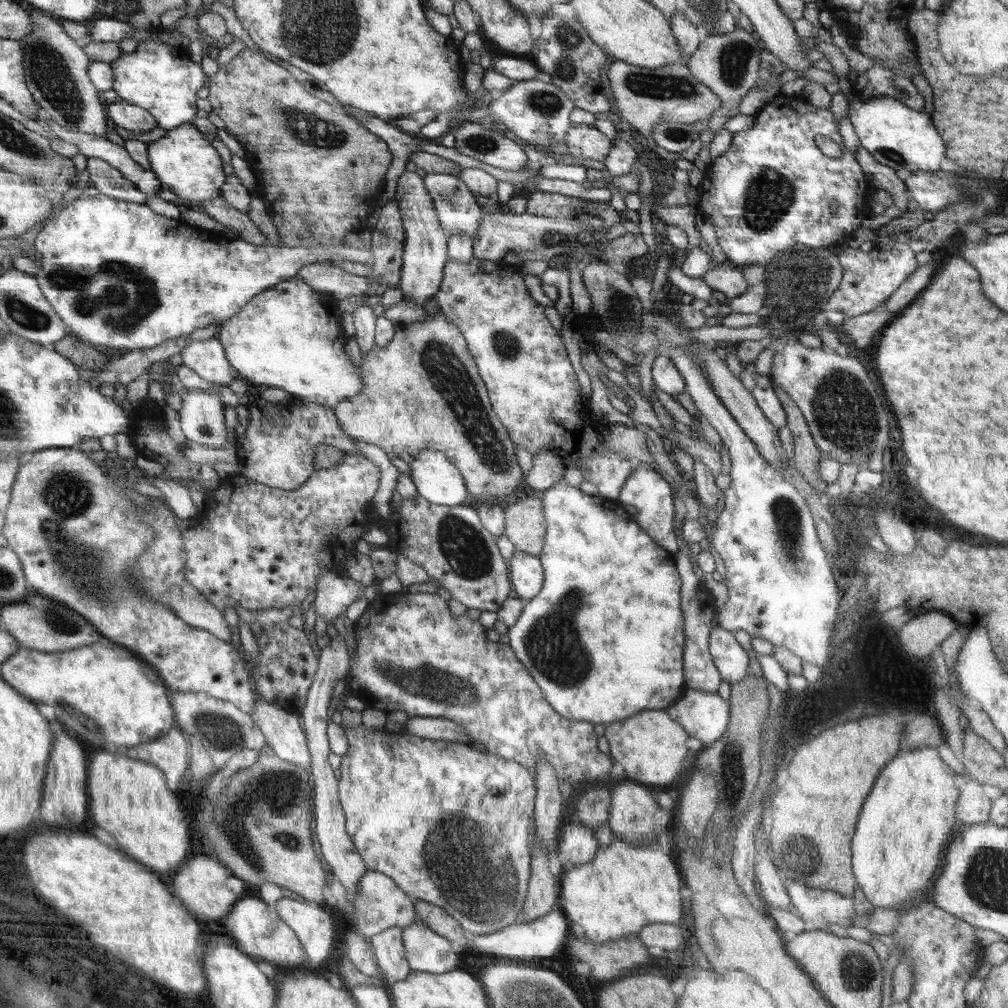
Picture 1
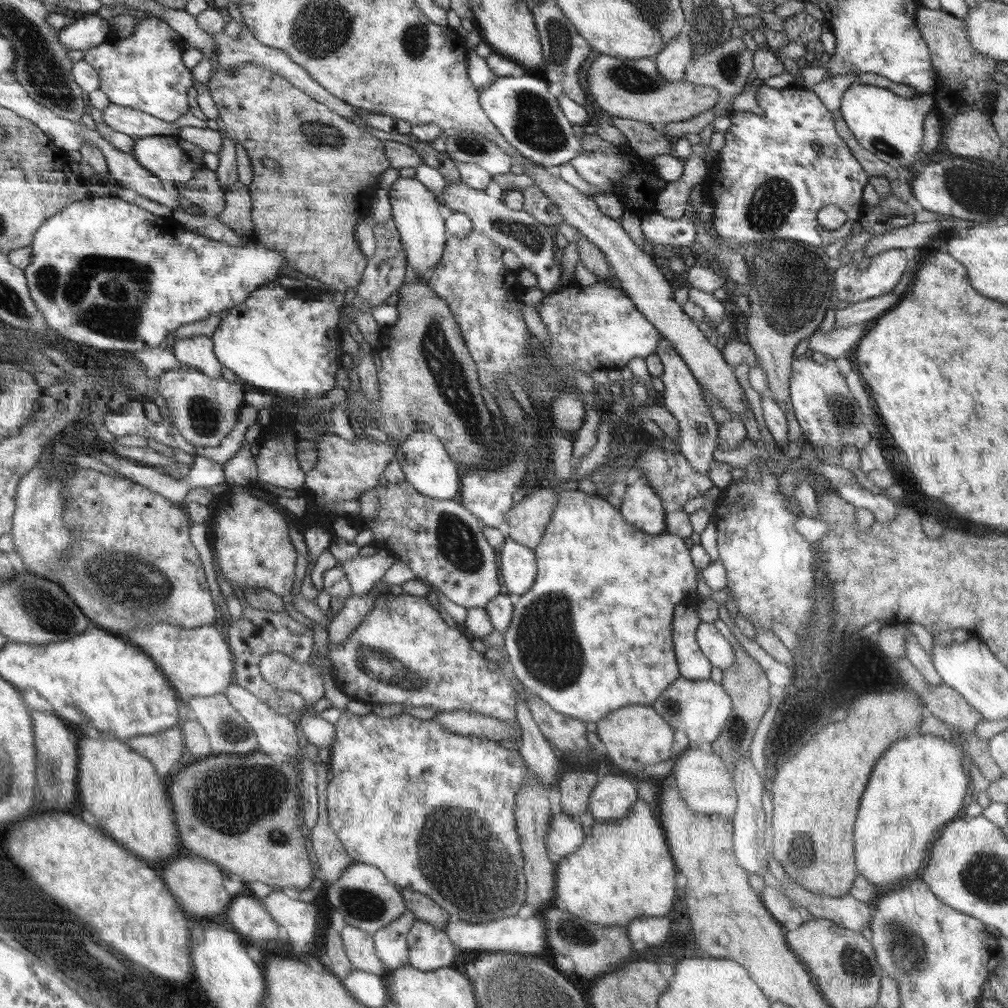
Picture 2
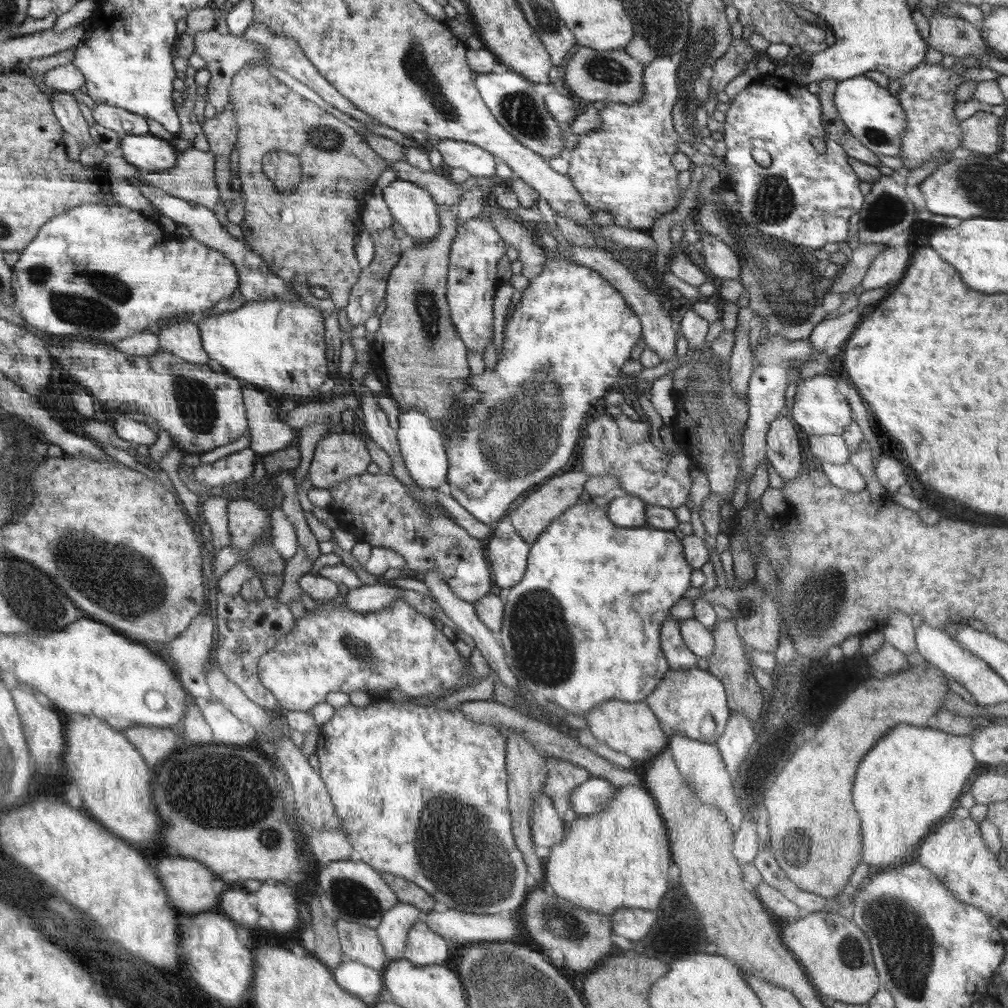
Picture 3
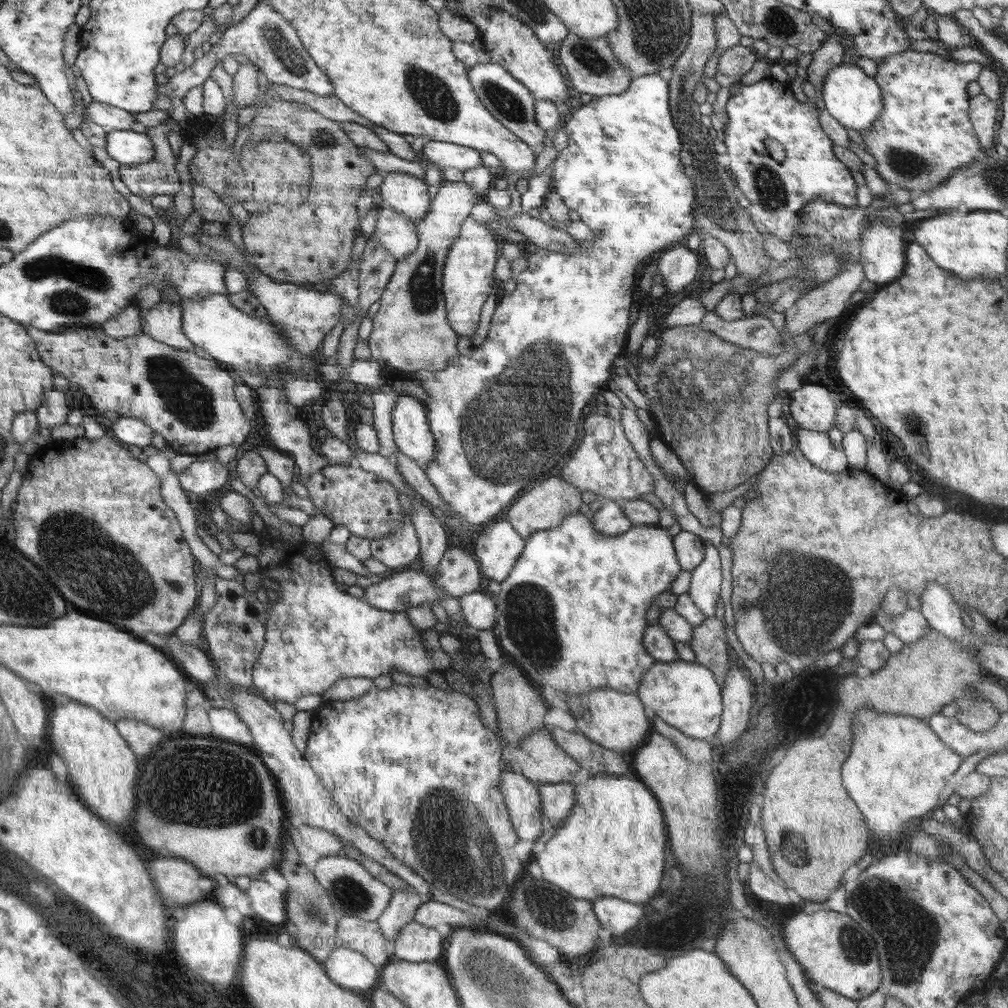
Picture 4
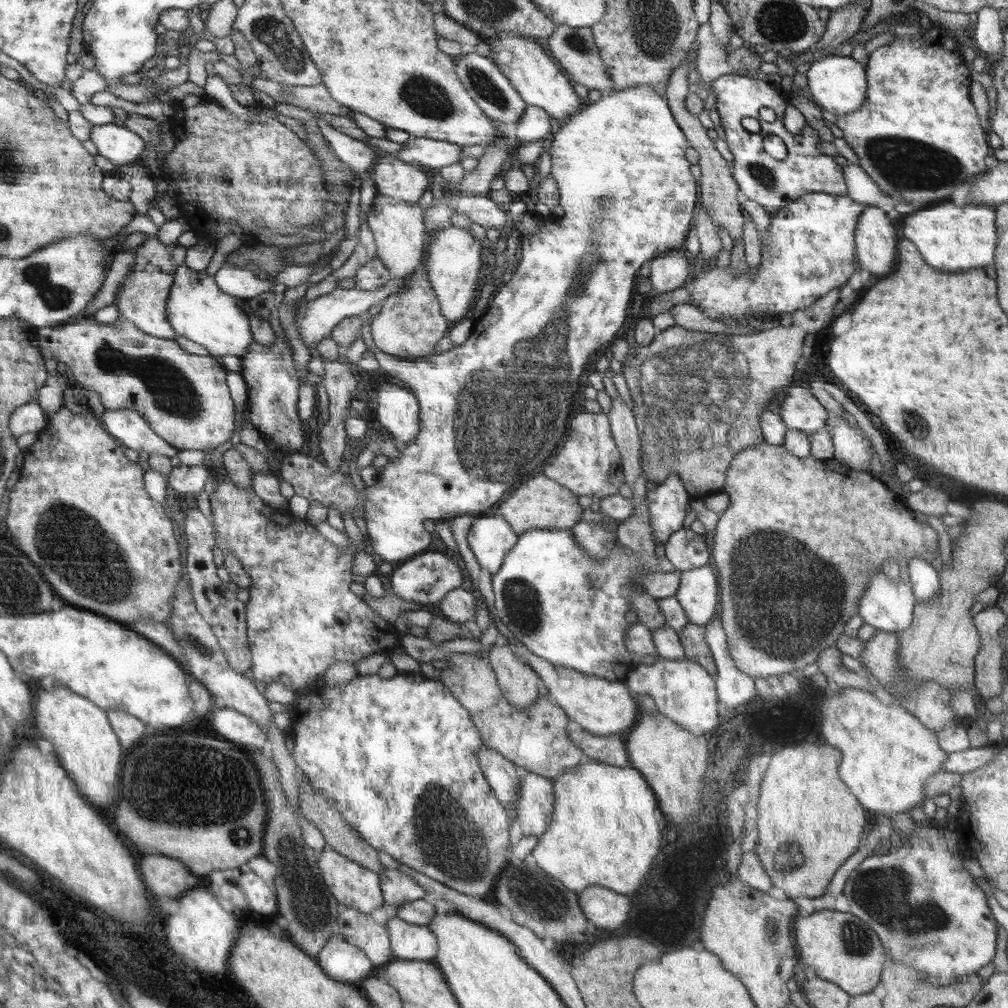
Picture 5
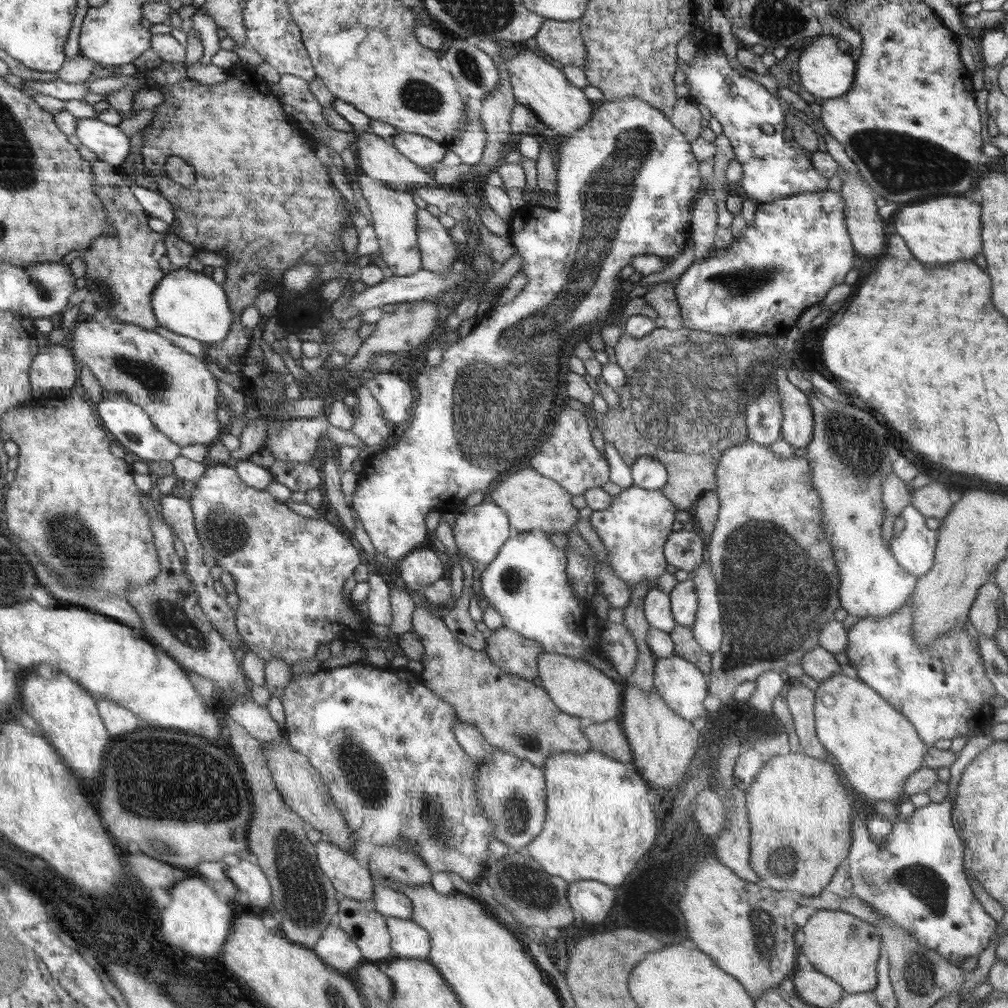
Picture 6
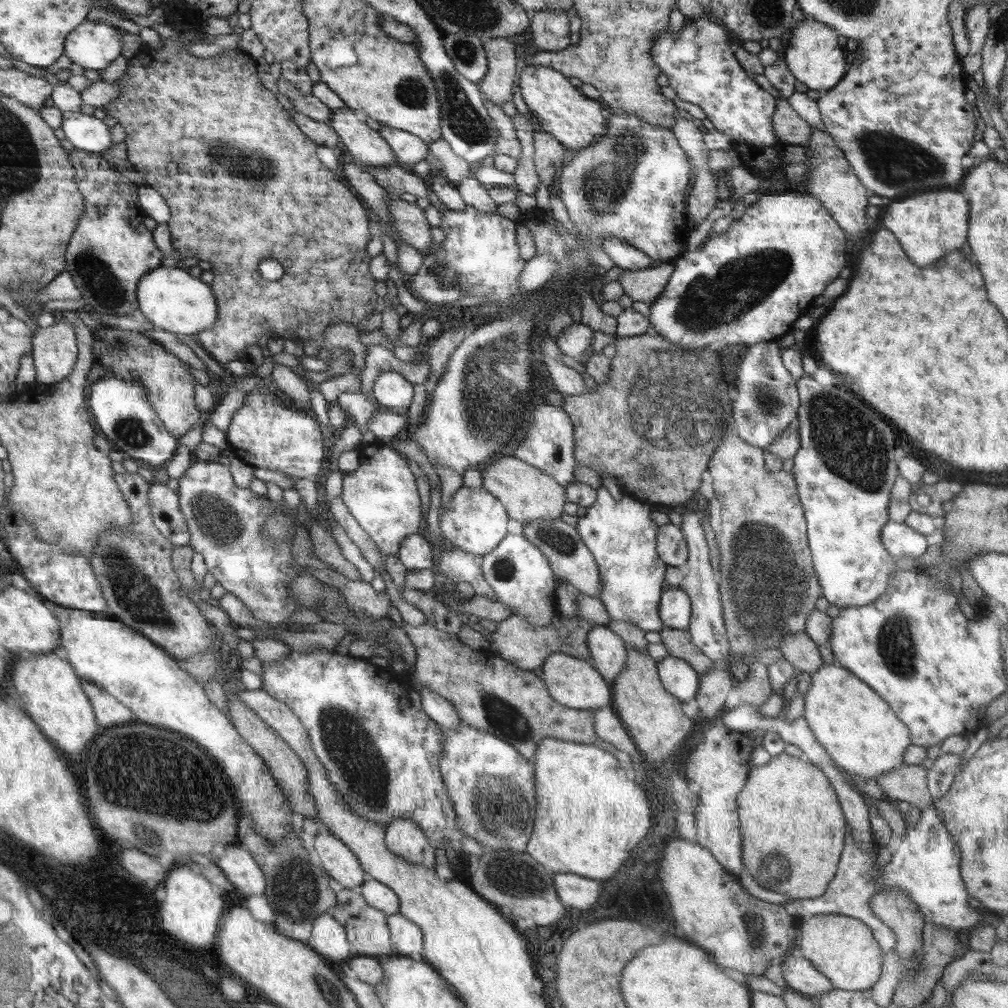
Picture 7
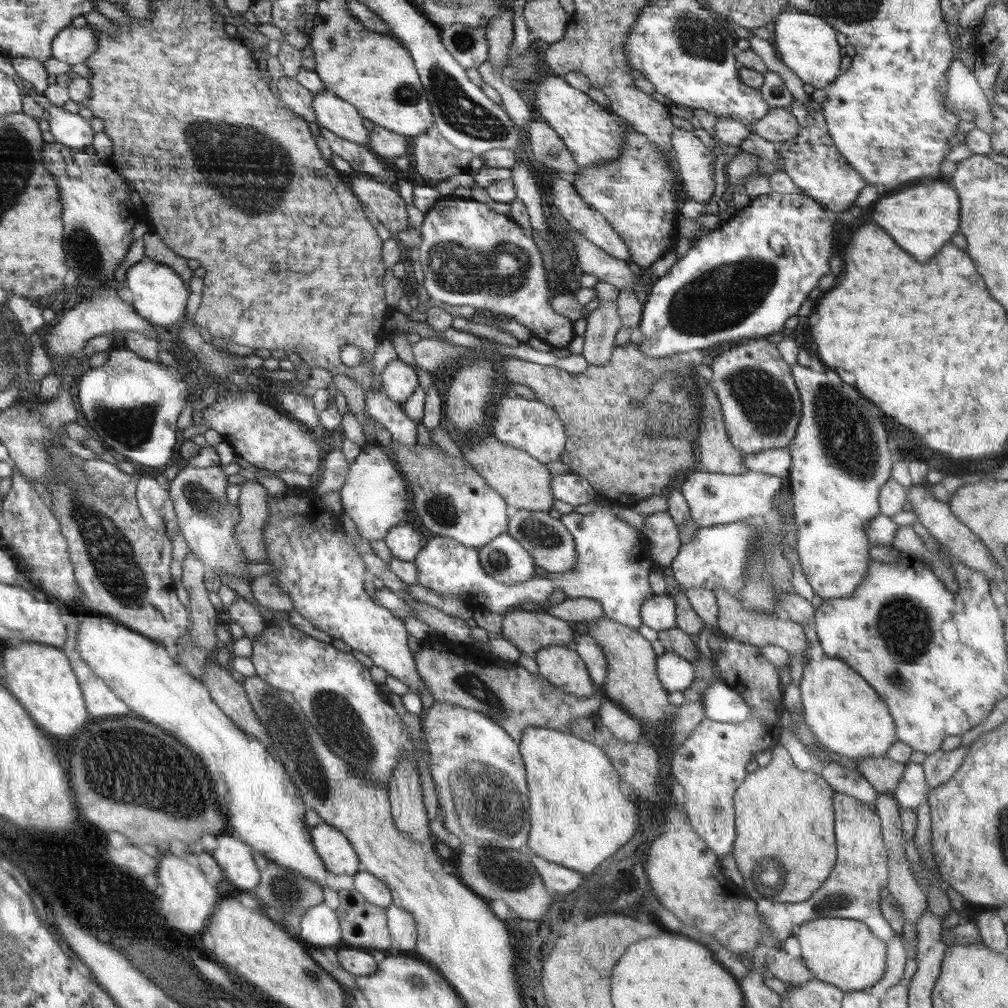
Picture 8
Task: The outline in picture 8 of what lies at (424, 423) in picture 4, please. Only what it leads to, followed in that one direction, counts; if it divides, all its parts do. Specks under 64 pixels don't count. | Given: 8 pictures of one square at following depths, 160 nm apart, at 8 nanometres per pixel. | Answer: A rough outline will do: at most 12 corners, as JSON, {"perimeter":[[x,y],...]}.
{"perimeter":[[396,359],[380,374],[382,391],[406,402],[418,386],[414,368]]}

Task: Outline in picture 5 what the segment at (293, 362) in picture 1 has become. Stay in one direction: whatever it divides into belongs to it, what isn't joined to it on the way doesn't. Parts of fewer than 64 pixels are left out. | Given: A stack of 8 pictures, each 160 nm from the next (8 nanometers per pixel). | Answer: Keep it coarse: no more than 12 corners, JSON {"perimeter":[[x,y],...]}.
{"perimeter":[[176,266],[166,317],[210,356],[244,356],[247,299]]}

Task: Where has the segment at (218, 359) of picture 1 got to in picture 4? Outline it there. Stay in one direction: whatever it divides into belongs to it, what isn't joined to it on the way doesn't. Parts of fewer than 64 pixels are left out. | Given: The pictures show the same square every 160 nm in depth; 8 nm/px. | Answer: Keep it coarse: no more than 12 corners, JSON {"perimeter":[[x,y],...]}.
{"perimeter":[[161,299],[141,310],[140,327],[172,348],[194,353],[182,333],[180,304]]}

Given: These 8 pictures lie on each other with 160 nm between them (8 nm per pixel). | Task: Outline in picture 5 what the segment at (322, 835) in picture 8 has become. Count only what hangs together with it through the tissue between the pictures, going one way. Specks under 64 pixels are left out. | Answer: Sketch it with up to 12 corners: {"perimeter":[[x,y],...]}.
{"perimeter":[[330,846],[317,864],[341,903],[370,915],[384,906],[377,872]]}

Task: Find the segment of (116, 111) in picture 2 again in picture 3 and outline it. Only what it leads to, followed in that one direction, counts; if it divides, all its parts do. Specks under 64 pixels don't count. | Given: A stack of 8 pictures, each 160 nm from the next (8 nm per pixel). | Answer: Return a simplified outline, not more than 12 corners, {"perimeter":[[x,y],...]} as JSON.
{"perimeter":[[106,103],[92,115],[122,135],[150,133],[145,117]]}

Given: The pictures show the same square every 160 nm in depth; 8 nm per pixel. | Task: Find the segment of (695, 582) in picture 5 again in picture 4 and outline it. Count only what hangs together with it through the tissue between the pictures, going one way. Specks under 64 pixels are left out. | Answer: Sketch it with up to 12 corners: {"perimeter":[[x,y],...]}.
{"perimeter":[[706,541],[687,594],[706,619],[720,609],[719,549]]}

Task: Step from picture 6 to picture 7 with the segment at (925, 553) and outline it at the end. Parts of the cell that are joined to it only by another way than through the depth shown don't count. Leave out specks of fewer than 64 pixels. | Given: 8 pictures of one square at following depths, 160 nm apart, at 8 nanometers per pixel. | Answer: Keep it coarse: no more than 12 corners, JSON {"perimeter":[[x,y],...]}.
{"perimeter":[[888,521],[881,530],[885,549],[896,559],[921,560],[923,534],[905,522]]}

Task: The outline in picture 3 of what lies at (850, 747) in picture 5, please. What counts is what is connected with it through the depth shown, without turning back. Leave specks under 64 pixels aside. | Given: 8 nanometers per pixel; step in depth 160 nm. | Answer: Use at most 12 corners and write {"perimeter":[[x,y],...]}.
{"perimeter":[[897,724],[859,760],[864,864],[912,862],[972,737]]}

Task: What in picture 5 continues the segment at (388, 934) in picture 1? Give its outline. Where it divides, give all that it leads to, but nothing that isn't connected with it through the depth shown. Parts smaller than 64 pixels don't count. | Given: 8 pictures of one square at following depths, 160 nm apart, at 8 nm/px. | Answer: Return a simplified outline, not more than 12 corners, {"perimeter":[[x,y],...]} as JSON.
{"perimeter":[[384,867],[379,874],[387,919],[427,893],[408,873]]}

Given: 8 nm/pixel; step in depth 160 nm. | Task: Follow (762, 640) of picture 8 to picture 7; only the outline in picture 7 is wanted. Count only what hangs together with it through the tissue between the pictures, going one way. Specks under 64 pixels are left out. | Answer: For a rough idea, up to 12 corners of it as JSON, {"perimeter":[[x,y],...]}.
{"perimeter":[[805,632],[784,635],[777,648],[796,671],[825,663]]}

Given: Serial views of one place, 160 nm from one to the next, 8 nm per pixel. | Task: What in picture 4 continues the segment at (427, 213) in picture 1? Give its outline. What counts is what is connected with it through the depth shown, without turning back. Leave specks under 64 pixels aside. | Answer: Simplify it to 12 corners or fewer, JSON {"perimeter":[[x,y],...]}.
{"perimeter":[[383,174],[382,208],[418,222],[429,209],[424,179]]}

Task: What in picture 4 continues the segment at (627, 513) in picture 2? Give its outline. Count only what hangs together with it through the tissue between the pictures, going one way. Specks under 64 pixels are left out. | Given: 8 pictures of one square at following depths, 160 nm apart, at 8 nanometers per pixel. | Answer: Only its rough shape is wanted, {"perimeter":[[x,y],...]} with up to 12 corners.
{"perimeter":[[618,501],[593,514],[593,529],[604,536],[634,525]]}

